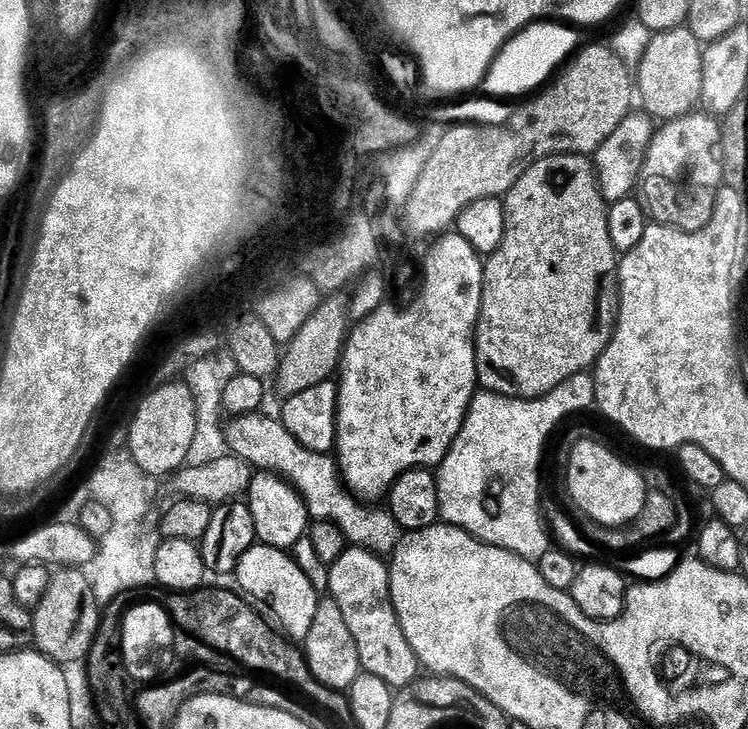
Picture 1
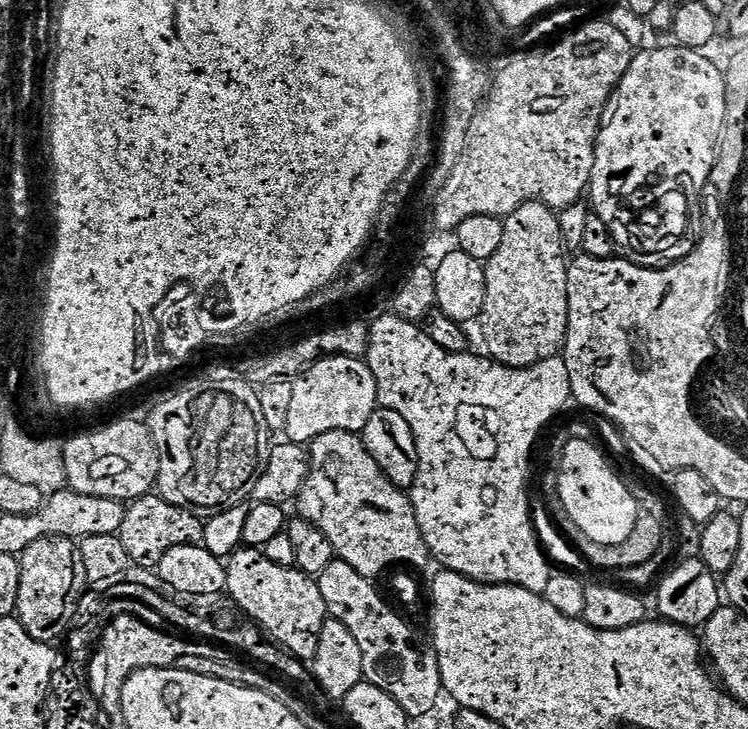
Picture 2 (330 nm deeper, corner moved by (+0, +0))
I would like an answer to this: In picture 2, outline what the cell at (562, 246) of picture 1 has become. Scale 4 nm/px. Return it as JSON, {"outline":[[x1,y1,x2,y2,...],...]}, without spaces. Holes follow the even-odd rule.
{"outline":[[532,200,504,220,502,246,484,264,486,294,478,324,484,327,487,355,511,368,529,368,551,356,561,355,568,333,568,266,560,217,547,204]]}

